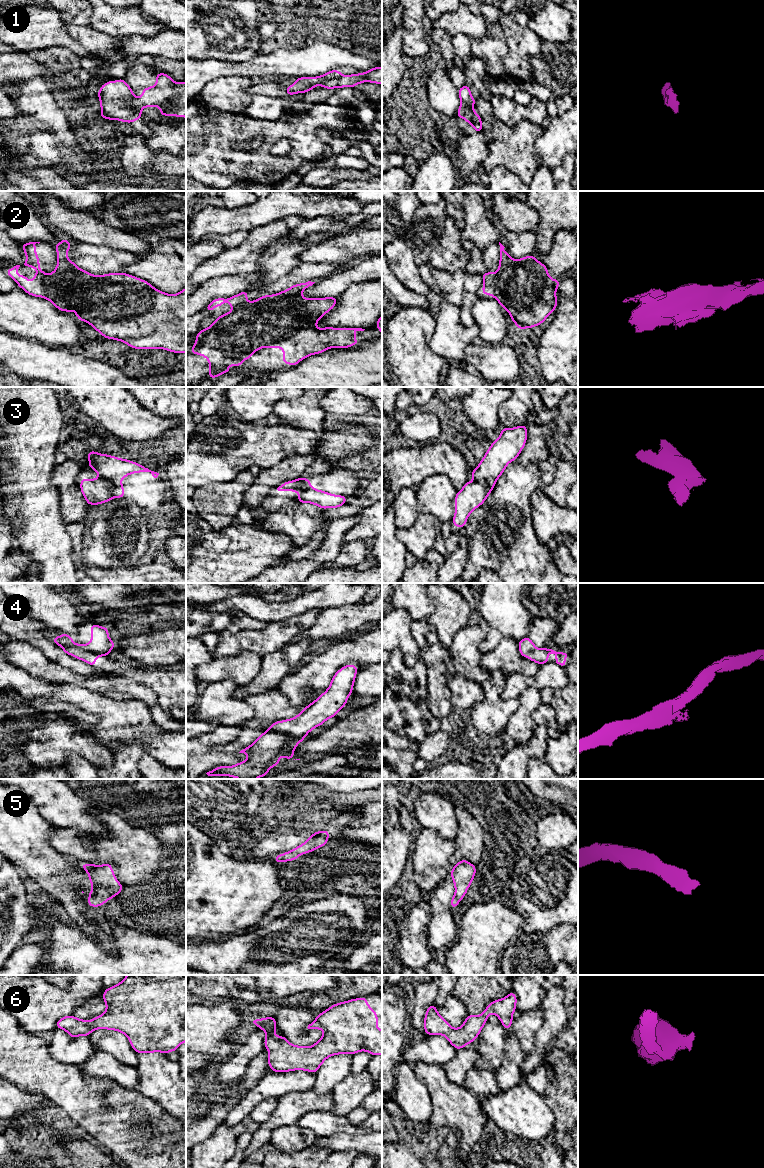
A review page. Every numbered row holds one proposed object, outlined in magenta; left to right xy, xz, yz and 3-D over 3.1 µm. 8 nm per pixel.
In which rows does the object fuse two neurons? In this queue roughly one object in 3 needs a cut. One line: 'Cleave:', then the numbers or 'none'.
Cleave: 1, 2, 3, 4

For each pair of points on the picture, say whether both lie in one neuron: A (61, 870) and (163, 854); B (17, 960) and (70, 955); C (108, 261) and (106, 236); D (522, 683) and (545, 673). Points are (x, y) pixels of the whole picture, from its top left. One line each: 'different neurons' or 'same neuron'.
A: different neurons
B: different neurons
C: different neurons
D: same neuron

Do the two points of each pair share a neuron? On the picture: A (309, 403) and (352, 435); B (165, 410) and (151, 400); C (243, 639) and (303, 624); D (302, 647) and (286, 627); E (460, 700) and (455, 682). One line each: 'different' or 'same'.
A: different
B: same
C: same
D: different
E: same

